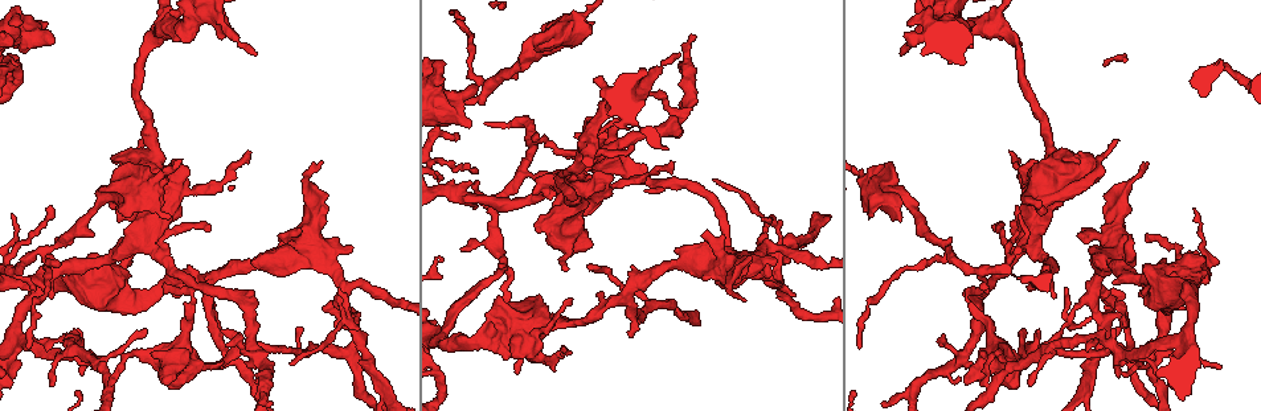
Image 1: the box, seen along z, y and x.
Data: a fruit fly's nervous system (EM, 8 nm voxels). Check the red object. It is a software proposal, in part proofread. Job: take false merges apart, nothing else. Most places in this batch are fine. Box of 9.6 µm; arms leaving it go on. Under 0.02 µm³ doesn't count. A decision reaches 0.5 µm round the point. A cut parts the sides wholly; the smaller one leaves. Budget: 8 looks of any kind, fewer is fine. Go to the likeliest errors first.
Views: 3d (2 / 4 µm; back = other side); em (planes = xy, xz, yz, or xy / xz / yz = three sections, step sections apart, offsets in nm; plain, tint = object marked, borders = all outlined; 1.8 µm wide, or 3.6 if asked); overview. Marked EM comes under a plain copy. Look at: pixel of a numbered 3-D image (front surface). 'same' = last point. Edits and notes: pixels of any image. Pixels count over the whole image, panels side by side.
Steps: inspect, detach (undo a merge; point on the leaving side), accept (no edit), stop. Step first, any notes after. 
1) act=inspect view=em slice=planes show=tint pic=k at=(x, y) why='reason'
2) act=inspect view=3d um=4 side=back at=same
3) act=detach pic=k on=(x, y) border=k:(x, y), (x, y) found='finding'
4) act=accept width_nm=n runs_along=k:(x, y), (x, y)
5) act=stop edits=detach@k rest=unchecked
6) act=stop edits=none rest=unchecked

act=inspect view=em slice=yz step=4 show=tint pic=1 at=(108, 381) why='three arms meet'

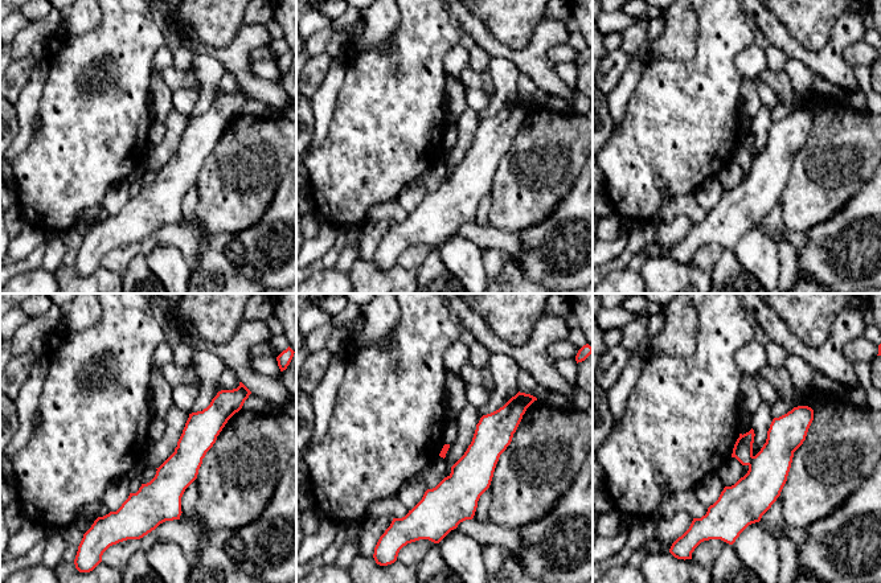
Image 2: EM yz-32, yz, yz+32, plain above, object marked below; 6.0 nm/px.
act=accept width_nm=20 found='continuous, no second cell'

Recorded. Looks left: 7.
act=inspect view=3d um=4 pic=1 at=(355, 315) why='sharp bend'

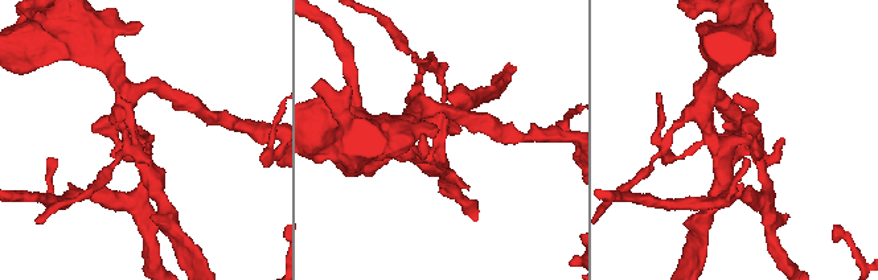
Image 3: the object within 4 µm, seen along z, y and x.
act=inspect view=em slice=xz step=4 show=tint pic=3 at=(435, 121)

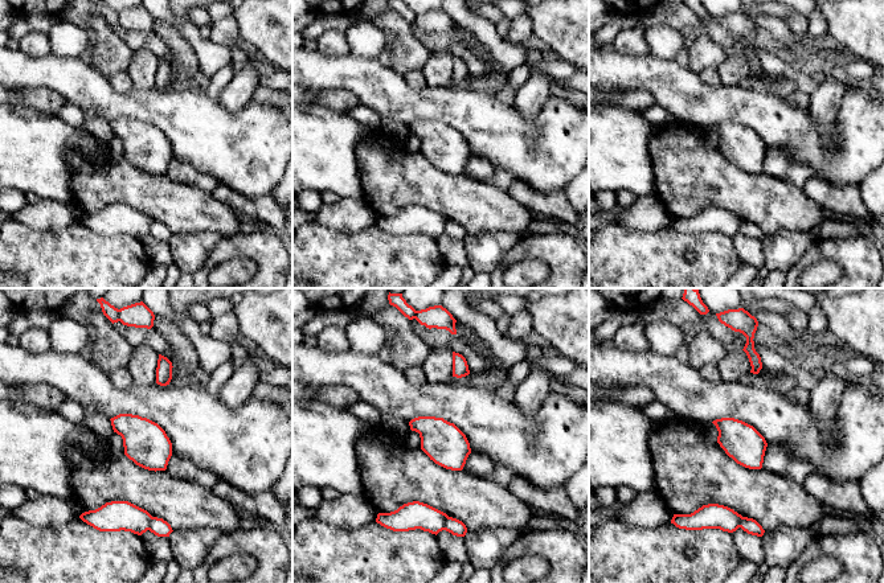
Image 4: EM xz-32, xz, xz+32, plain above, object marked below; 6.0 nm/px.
act=inspect view=em slice=planes show=tint at=same

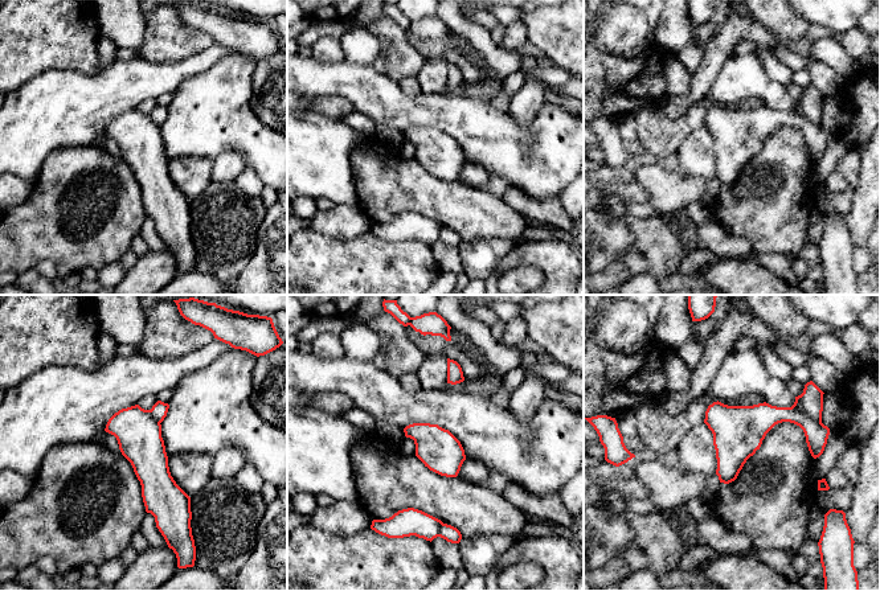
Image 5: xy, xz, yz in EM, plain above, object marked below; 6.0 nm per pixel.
act=accept found='continuous, no second cell'

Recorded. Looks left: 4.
act=inspect view=3d um=4 pic=1 at=(99, 274) why='abrupt turn'

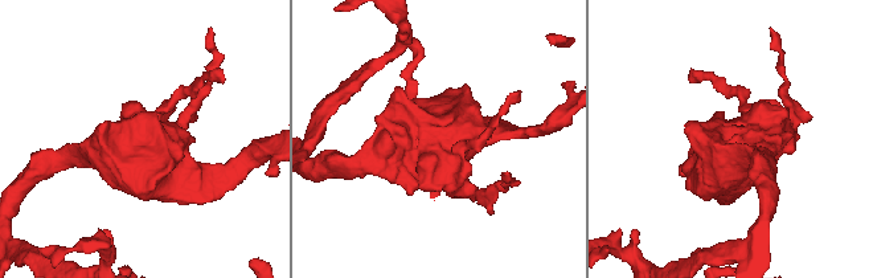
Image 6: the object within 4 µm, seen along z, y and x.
act=inspect view=em um=3.6 slice=planes show=tint pic=6 at=(144, 134)

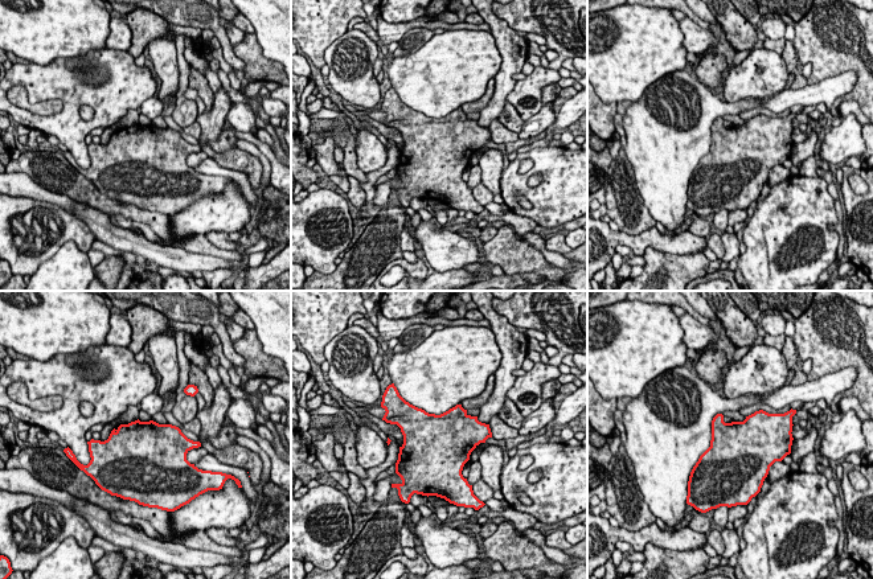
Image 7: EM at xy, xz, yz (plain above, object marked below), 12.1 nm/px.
act=accept found='continuous, no second cell'

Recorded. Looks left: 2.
act=stop edits=none rest=unchecked

